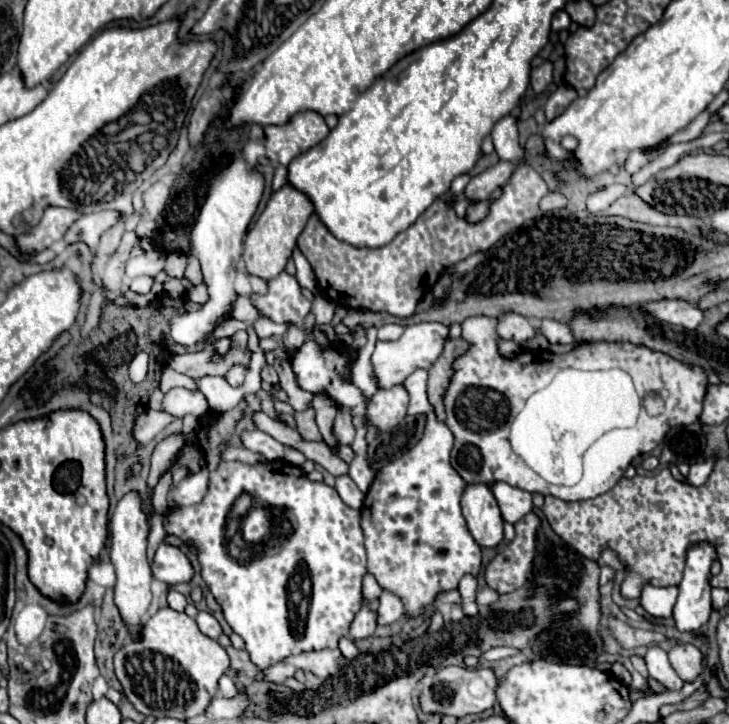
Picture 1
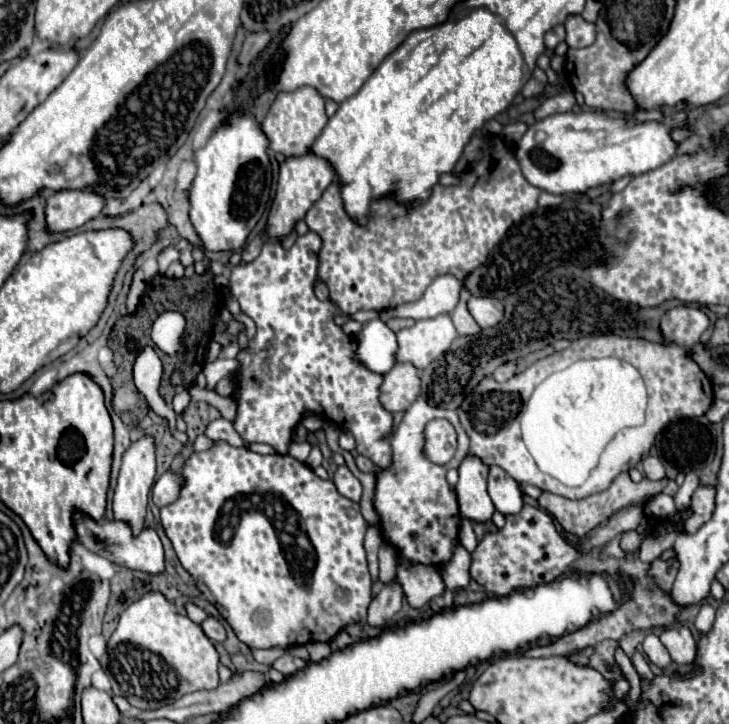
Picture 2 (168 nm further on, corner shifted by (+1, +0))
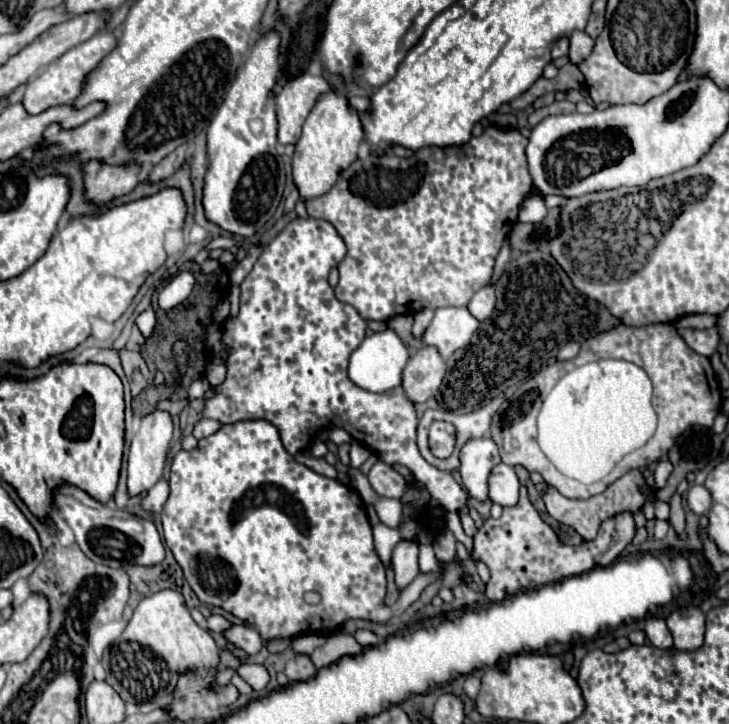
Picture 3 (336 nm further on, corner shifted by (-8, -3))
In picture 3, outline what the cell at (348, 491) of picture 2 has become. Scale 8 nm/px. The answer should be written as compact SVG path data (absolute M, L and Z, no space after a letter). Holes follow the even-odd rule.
M353 441L350 449L350 465L359 468L370 456L370 449L362 443Z

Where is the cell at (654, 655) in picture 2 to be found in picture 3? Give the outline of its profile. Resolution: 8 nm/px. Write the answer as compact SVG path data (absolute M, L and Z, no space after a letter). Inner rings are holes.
M658 617L646 619L646 629L644 631L646 631L648 641L654 647L660 647L660 649L670 649L672 647L672 635L670 635L664 619L658 619Z

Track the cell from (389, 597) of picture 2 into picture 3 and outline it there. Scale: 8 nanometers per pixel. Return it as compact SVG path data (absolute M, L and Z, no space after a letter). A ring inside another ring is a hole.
M400 539L392 553L392 567L396 573L396 585L404 589L420 573L418 569L418 543L414 539Z

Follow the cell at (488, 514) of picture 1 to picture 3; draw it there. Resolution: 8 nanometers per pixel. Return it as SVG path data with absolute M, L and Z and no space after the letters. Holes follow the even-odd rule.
M490 437L468 439L460 449L460 477L470 497L488 499L488 475L500 463L498 447Z

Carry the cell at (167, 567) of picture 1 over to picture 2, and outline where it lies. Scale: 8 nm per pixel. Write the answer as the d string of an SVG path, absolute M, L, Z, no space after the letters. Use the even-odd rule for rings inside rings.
M75 514L75 530L79 536L79 544L83 544L87 550L117 562L117 564L125 564L131 570L141 570L147 574L163 574L165 572L165 552L161 546L161 540L157 536L155 530L145 528L137 538L131 534L131 528L123 522L117 520L101 520L101 522L93 522L91 518L83 516L83 514Z

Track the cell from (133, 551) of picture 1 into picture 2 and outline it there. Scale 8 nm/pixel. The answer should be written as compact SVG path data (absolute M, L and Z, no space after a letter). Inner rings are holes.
M143 436L127 448L127 452L123 456L115 496L113 496L115 520L129 524L133 528L133 532L141 532L141 528L145 528L145 514L147 514L147 502L149 502L149 492L151 492L153 480L155 480L155 446L153 446L153 438Z

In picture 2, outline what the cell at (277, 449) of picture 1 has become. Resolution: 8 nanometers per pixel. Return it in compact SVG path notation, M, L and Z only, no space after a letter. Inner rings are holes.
M219 418L215 422L211 422L205 430L205 434L213 440L225 440L227 444L233 444L235 448L243 448L247 446L245 440L241 440L241 436L237 436L237 430L233 428L231 422L227 422L225 418Z

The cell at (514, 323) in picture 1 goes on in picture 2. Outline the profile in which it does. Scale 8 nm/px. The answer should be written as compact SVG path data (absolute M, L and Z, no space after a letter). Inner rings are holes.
M471 296L469 298L469 312L481 328L493 328L503 320L505 306L503 306L503 302L493 300L493 298Z

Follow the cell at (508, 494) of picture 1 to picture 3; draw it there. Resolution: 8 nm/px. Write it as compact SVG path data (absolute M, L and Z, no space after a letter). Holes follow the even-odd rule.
M498 463L488 479L490 499L502 507L512 507L518 503L518 489L520 489L520 481L514 469L506 463Z

